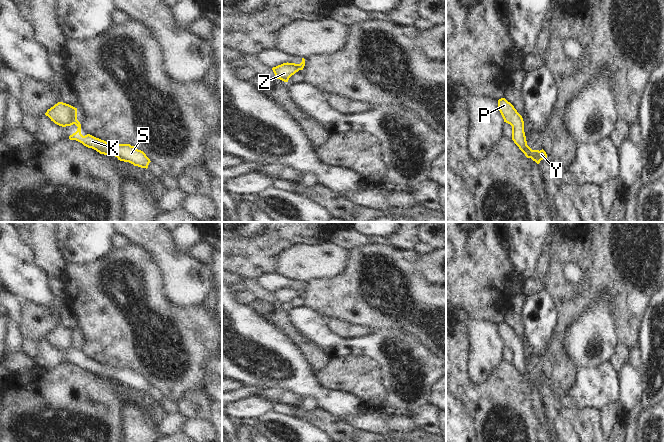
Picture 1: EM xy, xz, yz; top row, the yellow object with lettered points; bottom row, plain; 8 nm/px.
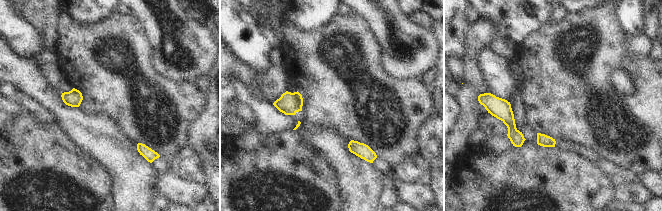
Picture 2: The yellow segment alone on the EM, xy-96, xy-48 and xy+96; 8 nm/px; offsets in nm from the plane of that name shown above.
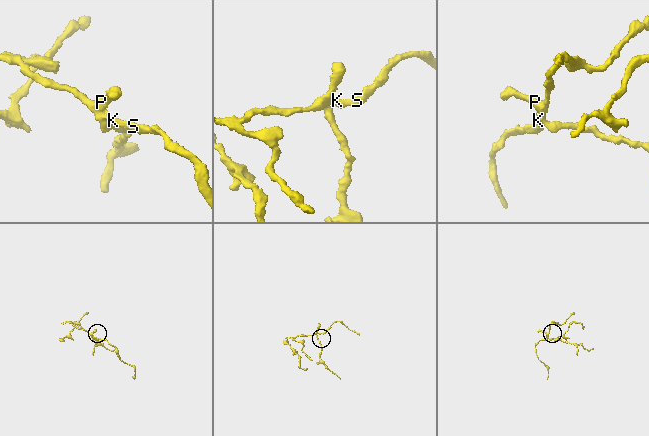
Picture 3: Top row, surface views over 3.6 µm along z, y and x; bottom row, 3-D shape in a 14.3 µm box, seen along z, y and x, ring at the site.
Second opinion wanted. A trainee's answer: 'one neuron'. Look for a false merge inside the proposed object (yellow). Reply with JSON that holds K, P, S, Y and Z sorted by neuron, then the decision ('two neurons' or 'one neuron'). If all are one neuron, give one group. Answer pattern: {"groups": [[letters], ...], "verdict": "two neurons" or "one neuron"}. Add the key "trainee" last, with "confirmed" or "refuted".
{"groups": [["K", "S"], ["P", "Y", "Z"]], "verdict": "two neurons", "trainee": "refuted"}

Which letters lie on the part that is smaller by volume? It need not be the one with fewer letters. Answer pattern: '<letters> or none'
K, S

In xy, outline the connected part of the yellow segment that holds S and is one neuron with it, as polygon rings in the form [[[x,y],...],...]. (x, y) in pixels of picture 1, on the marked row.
[[[76,120],[70,123],[68,126],[73,124],[75,124],[78,128],[75,133],[69,136],[70,140],[76,140],[82,143],[84,146],[96,150],[100,154],[115,156],[120,161],[129,162],[134,166],[141,168],[148,168],[151,161],[143,151],[136,149],[130,144],[111,144],[90,134],[83,136],[81,134],[80,122]]]

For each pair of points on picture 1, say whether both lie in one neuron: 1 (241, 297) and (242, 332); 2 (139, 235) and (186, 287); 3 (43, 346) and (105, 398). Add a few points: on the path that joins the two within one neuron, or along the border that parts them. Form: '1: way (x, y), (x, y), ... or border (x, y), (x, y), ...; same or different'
1: border (235, 293), (235, 298), (239, 302), (248, 305); different
2: way (153, 243), (183, 273); same
3: border (68, 362), (61, 363), (50, 369), (40, 368); different

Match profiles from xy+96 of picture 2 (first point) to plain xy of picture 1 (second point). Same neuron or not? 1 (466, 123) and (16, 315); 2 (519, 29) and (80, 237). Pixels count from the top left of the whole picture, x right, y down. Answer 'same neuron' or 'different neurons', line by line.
1: different neurons
2: same neuron

